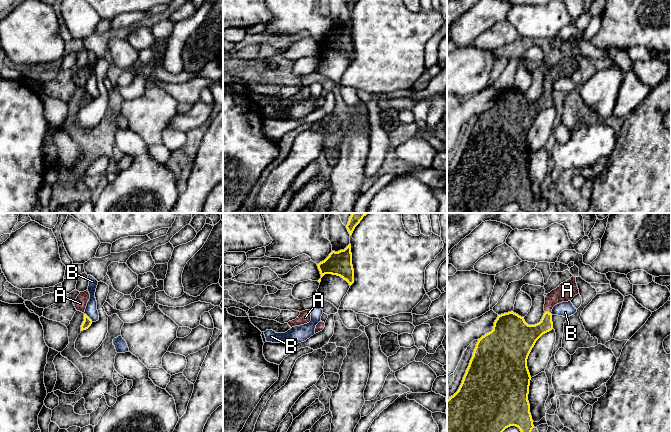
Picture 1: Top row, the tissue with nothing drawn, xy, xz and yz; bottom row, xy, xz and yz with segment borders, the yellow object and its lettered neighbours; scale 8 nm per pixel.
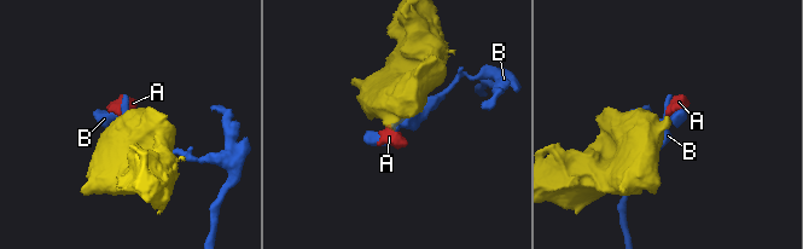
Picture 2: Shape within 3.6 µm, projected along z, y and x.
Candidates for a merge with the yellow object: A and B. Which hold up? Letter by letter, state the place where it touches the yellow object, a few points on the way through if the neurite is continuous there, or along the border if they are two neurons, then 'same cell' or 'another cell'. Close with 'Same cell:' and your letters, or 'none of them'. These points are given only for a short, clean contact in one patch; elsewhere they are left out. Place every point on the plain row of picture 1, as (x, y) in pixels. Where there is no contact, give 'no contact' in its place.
A: yz (548, 88) | across yz (527, 111), (546, 96), (548, 88), (548, 82), (567, 66) | same cell
B: xy (88, 93) | another cell
Same cell: A

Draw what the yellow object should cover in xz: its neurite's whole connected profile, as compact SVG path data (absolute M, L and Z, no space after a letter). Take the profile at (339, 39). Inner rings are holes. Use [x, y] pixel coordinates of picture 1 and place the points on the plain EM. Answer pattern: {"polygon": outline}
{"polygon": "M351 20L344 26L332 27L329 32L317 40L321 54L325 50L337 51L346 56L351 62L354 59Z"}

